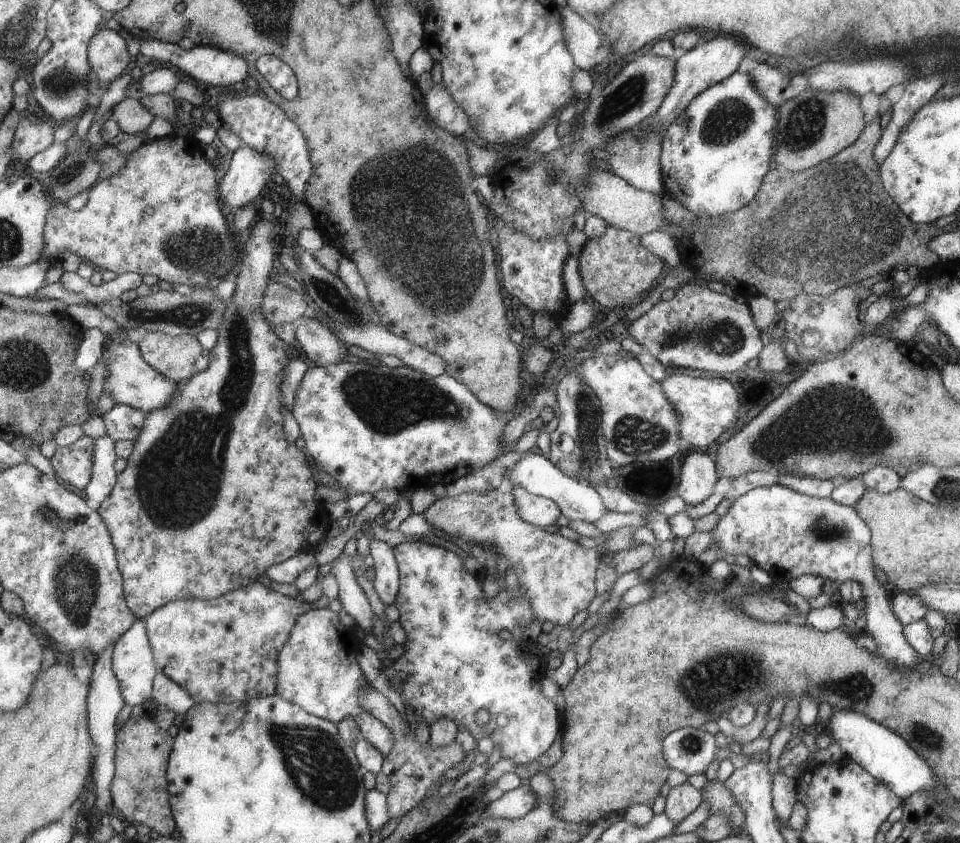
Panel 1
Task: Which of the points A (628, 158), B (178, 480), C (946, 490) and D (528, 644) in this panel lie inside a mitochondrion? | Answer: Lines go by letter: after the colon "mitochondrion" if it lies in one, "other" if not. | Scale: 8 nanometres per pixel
A: mitochondrion
B: mitochondrion
C: mitochondrion
D: other

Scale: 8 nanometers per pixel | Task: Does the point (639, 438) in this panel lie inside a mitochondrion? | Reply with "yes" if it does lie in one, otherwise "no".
yes

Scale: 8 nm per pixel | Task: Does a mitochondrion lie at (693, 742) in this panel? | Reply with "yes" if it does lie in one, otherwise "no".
yes

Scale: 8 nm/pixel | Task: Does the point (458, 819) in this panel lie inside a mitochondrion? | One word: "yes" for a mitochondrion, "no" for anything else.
yes

